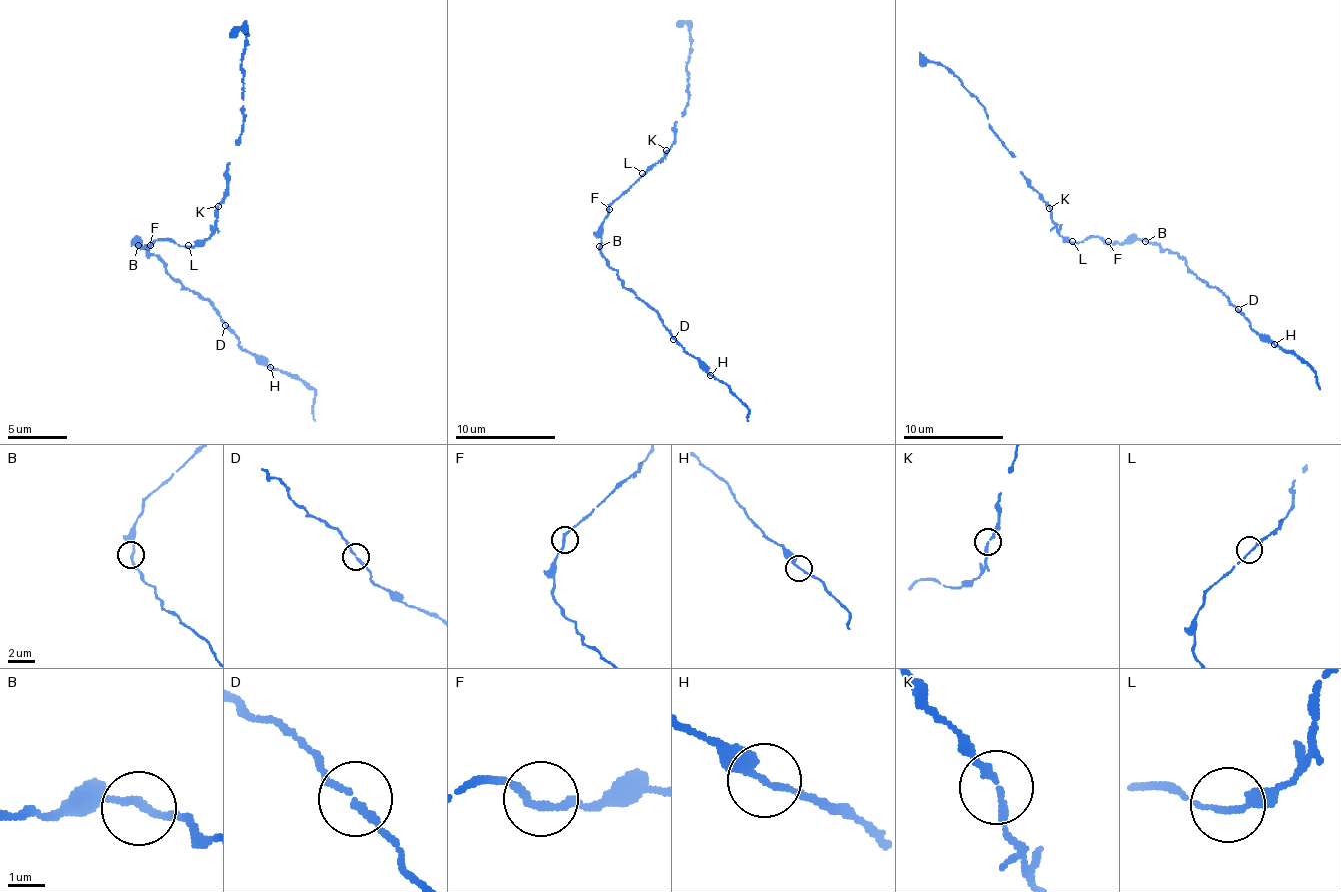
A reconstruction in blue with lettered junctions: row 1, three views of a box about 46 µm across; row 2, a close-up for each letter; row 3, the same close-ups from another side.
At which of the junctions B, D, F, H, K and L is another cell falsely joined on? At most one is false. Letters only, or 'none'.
none

